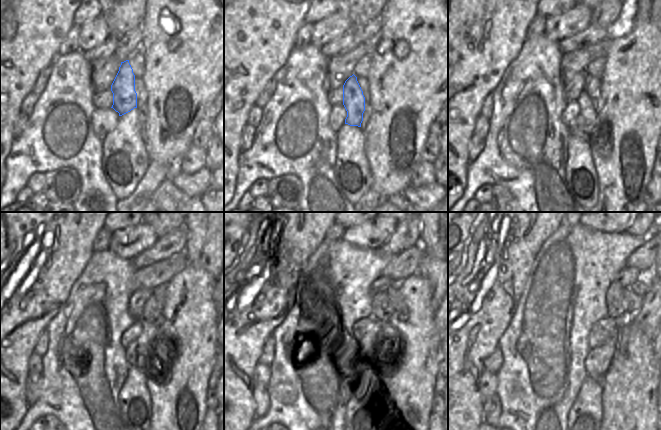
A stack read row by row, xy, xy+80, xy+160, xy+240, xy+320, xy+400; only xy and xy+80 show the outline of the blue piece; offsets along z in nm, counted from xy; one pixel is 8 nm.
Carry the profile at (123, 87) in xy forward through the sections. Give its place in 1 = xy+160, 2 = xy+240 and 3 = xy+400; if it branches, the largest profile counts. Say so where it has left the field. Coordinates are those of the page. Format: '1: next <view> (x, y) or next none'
1: next xy+160 (584, 124)
2: next xy+240 (138, 354)
3: next xy+400 (598, 360)

